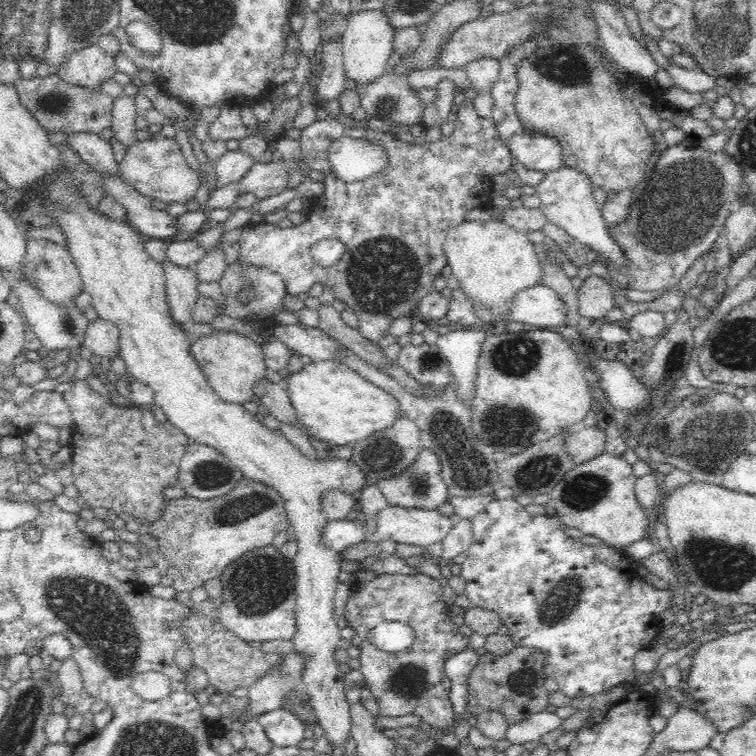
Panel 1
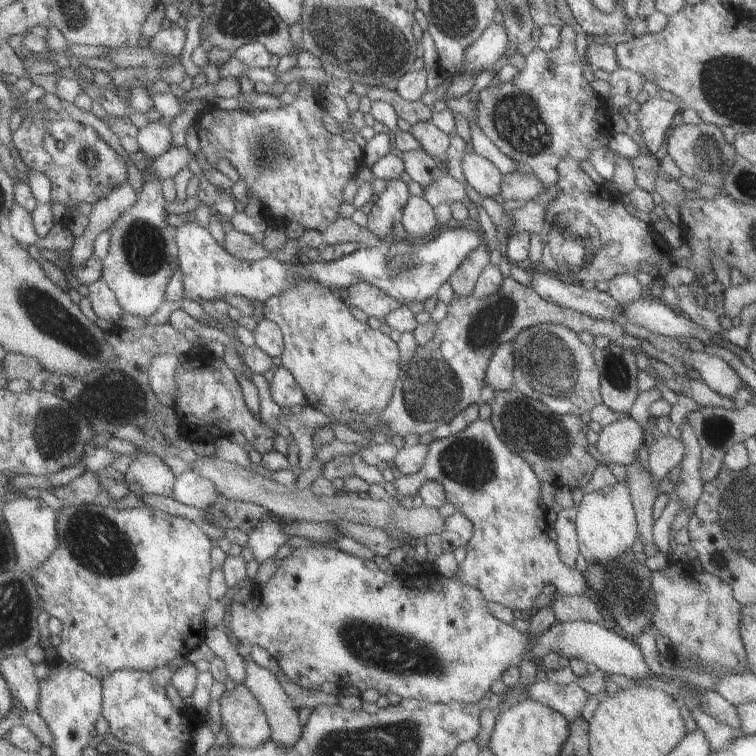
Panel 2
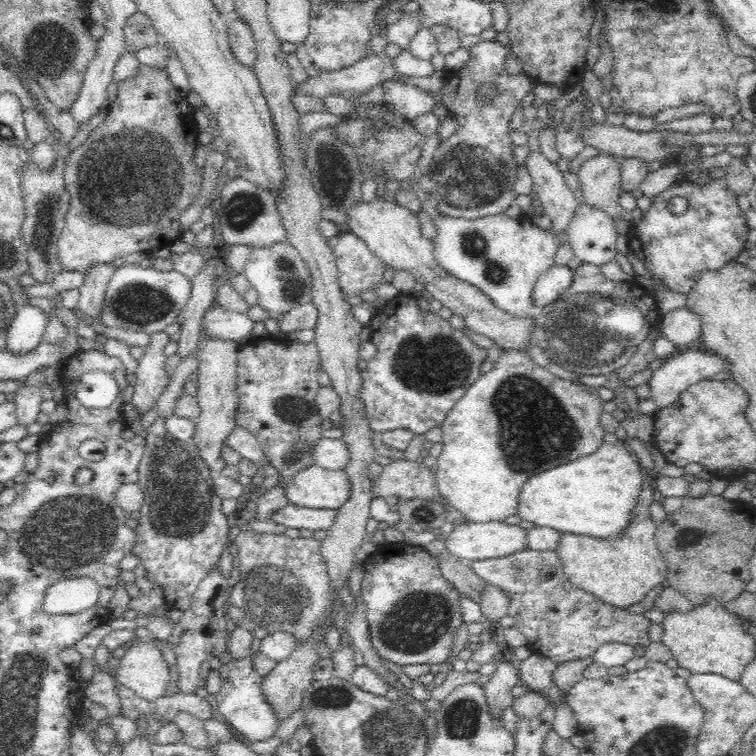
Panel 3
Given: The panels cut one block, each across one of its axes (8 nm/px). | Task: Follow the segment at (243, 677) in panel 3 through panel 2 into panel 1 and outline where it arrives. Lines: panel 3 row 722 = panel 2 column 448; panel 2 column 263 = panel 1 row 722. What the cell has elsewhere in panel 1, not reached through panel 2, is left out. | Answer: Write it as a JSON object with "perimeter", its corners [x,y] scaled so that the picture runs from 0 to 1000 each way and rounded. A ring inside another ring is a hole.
{"perimeter":[[[378,938],[358,939],[339,951],[361,987],[394,988],[402,976],[403,958]]]}

